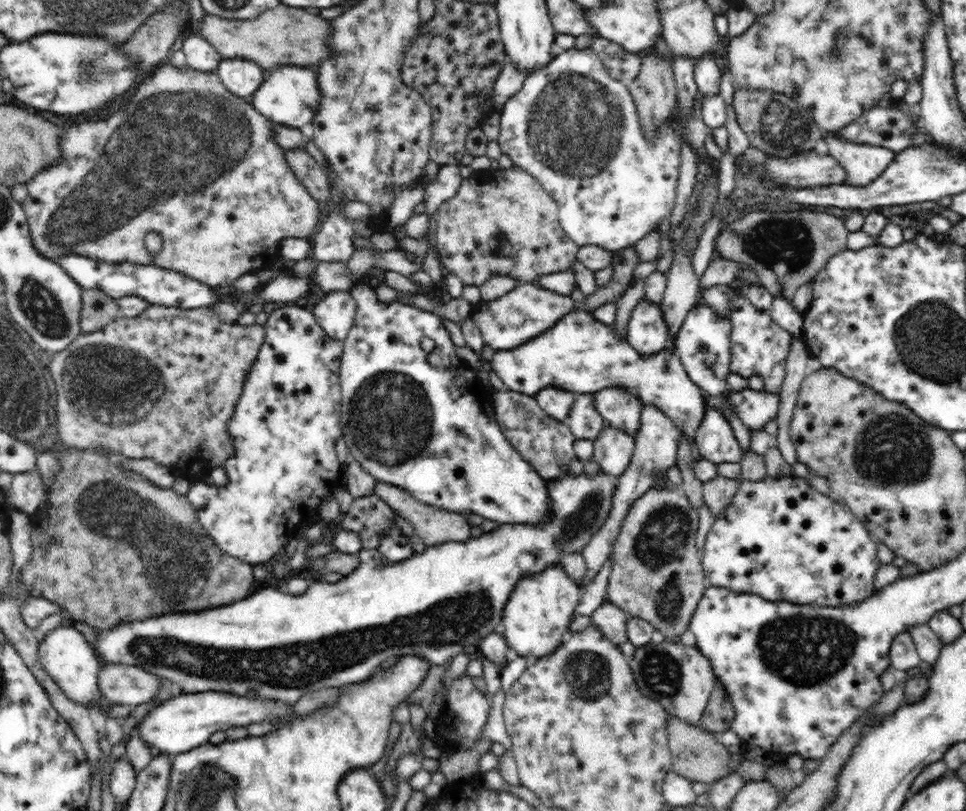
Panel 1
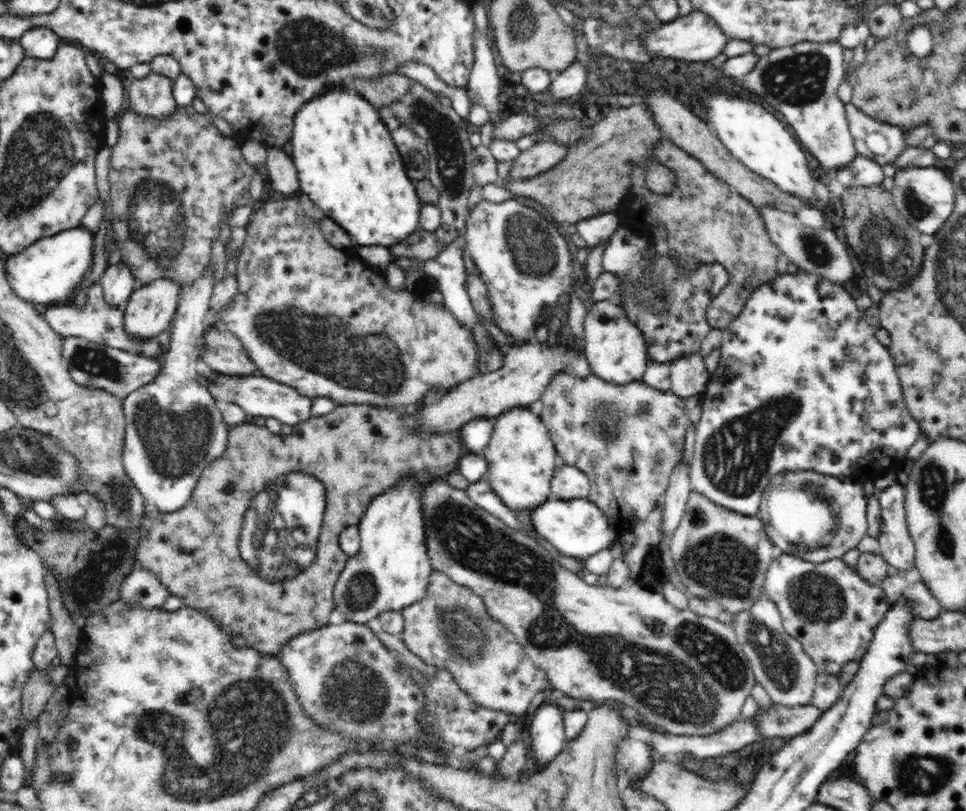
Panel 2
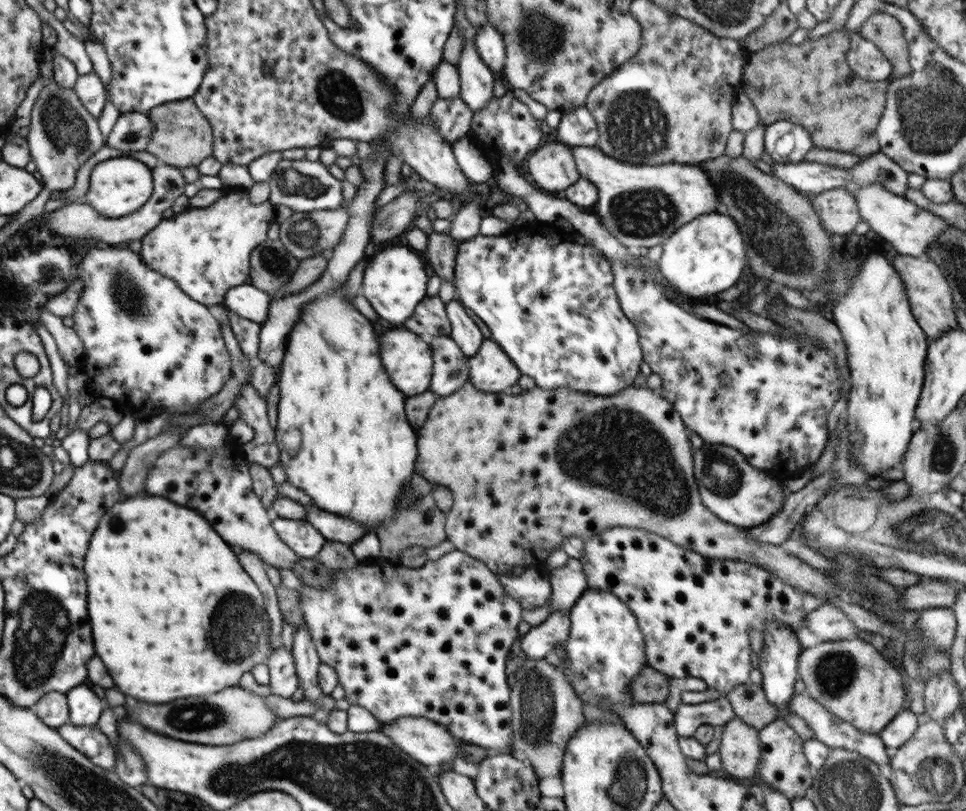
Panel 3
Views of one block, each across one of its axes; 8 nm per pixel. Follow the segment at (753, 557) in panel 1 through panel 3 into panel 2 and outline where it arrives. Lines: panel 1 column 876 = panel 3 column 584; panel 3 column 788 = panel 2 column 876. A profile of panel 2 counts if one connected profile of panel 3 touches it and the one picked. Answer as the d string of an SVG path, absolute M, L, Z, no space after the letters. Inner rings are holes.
M778 552L767 568L763 586L763 593L778 607L786 633L802 643L819 673L832 675L848 662L862 660L890 602L880 584L864 580L842 558L812 564Z

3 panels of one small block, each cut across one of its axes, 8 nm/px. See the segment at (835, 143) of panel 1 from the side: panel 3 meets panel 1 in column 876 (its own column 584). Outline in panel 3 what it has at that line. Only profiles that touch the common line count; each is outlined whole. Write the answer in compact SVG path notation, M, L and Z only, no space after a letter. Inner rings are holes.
M568 145L573 152L578 172L581 177L593 182L598 189L598 201L594 205L595 213L600 222L608 229L608 232L636 252L640 247L663 245L670 236L681 226L692 222L703 214L717 212L719 192L705 170L698 166L686 166L686 164L666 164L666 166L642 166L622 162L606 156L597 146L573 146Z

